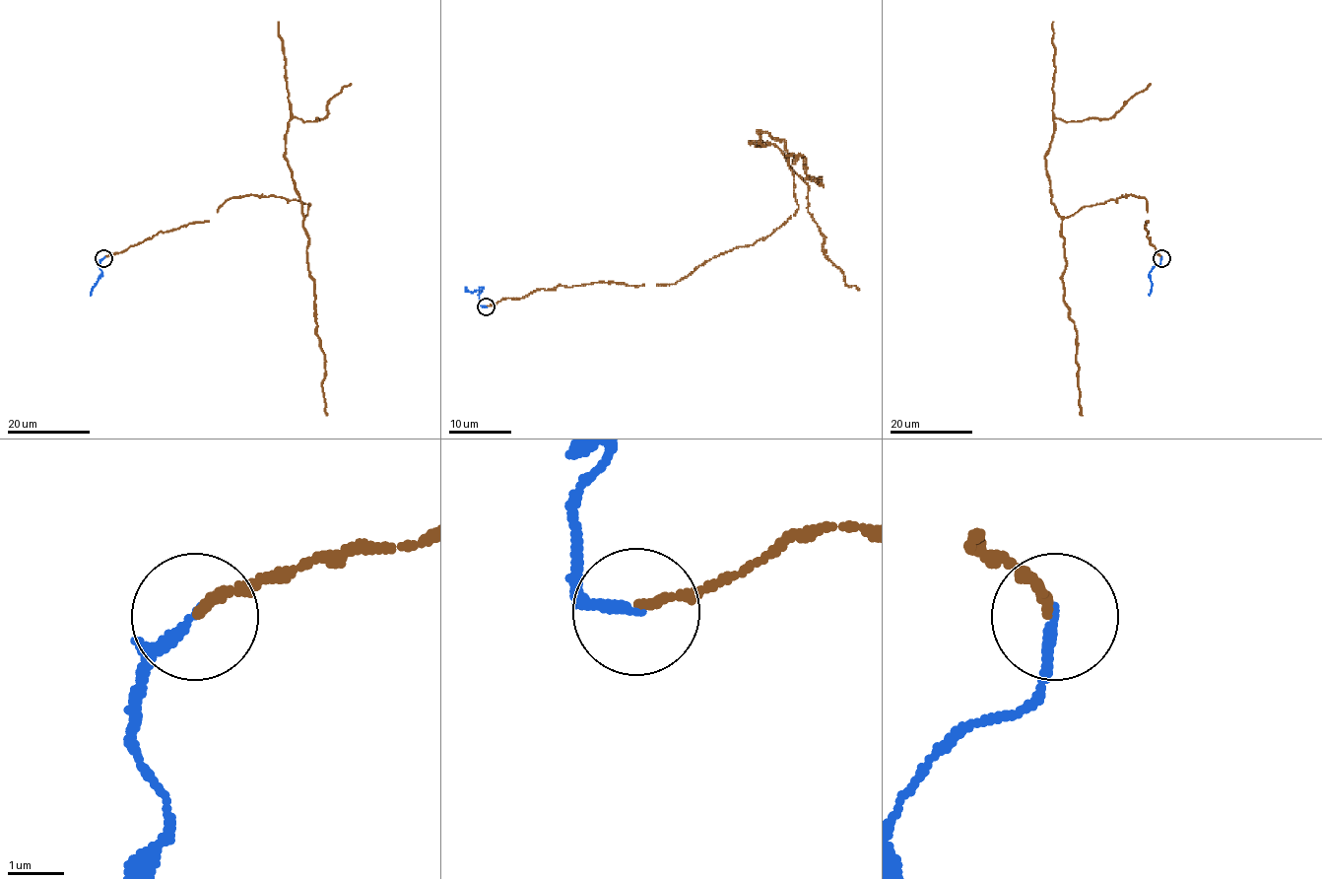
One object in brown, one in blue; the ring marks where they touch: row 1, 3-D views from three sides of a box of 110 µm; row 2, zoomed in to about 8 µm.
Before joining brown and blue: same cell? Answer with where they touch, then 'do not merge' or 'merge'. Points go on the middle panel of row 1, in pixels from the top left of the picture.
place (486, 306); merge

